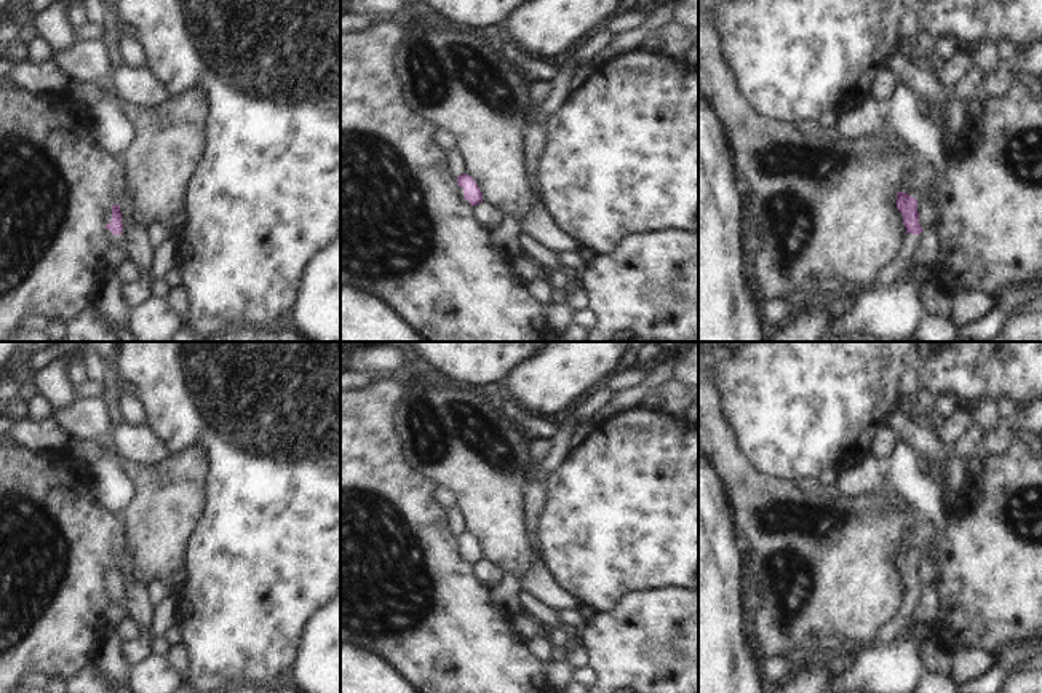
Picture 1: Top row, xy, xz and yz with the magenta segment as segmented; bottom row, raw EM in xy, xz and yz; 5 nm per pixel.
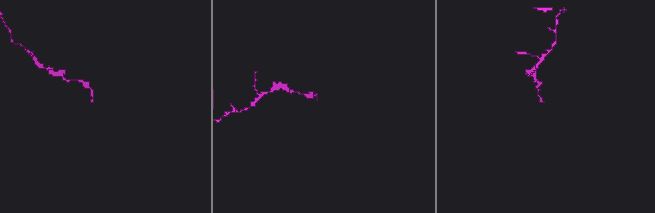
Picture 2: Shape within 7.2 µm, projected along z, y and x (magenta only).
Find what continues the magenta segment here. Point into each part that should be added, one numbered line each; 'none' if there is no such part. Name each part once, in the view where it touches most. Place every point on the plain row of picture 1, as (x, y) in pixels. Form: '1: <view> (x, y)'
1: yz (911, 602)

